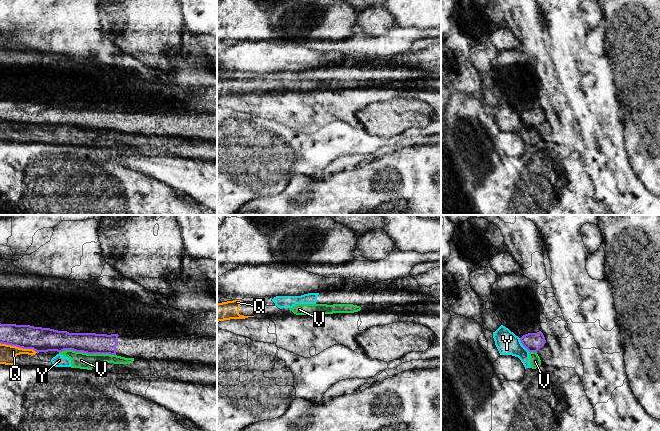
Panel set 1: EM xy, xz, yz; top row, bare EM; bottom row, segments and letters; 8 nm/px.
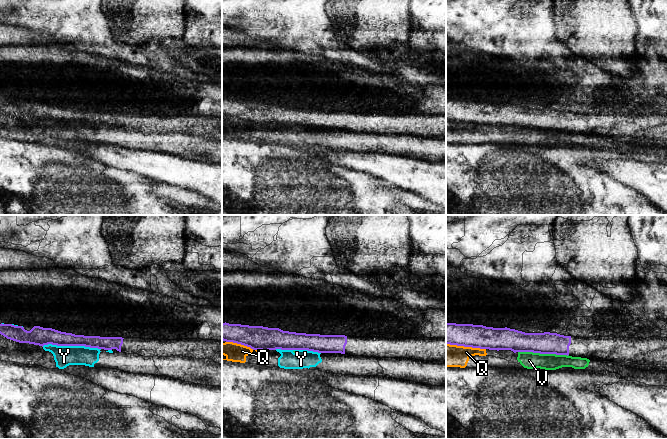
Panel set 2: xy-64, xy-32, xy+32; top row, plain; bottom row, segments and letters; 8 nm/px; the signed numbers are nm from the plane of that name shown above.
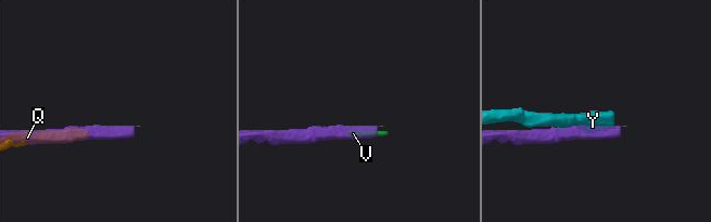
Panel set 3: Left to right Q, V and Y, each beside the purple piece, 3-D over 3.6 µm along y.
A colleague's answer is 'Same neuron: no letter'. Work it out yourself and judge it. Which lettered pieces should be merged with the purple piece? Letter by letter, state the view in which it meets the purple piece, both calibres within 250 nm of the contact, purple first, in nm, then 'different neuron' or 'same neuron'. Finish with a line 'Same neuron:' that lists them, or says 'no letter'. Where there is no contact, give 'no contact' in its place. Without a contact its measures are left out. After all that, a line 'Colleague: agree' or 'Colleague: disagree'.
Q: xy | 200/140 nm | different neuron
V: xy | 180/130 nm | different neuron
Y: yz | 150/190 nm | different neuron
Same neuron: no letter
Colleague: agree

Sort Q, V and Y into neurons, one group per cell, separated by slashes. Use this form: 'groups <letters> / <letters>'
groups Q V / Y

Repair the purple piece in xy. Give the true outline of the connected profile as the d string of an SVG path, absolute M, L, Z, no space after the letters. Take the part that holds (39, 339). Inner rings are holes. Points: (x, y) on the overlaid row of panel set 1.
M0 323L0 343L33 349L37 353L73 350L87 354L217 366L217 338L201 335L162 338L69 333L30 325Z

